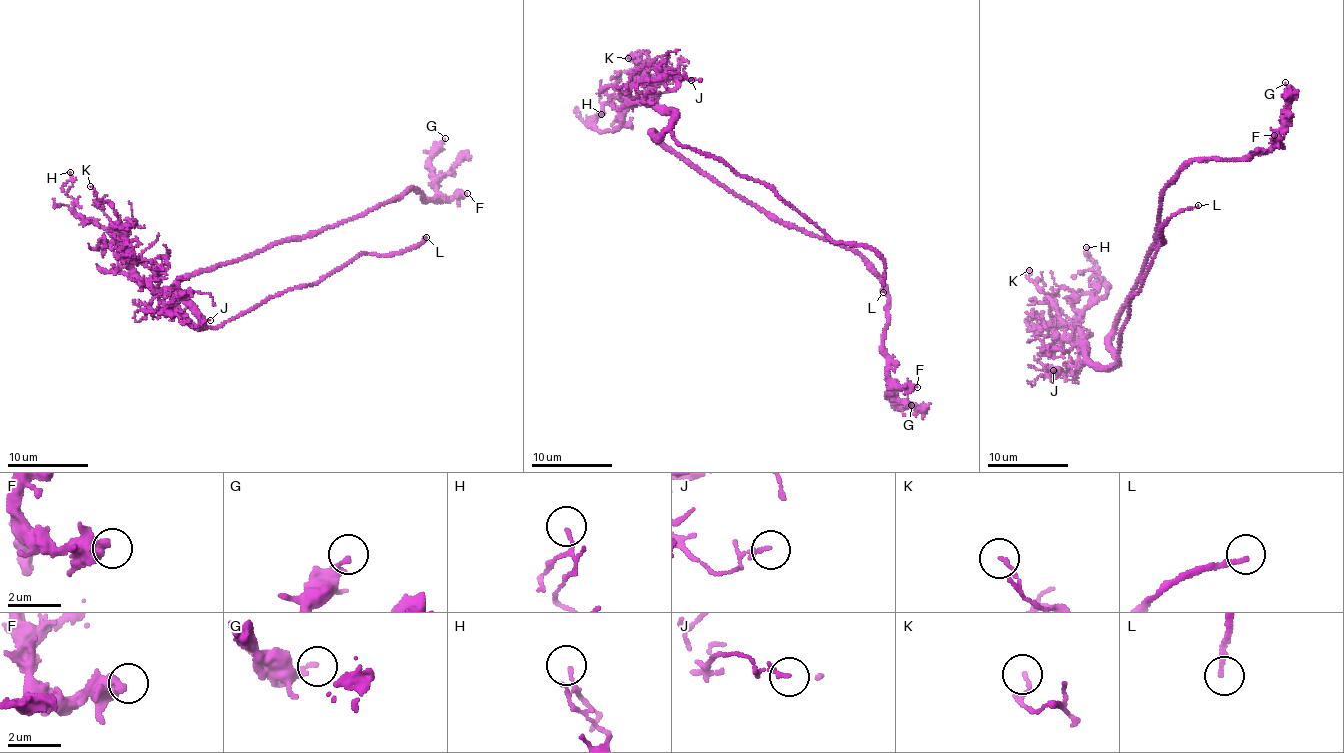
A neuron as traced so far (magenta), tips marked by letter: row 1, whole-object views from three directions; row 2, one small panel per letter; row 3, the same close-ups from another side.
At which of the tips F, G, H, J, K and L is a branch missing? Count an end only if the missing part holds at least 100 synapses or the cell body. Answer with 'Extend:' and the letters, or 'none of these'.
Extend: L

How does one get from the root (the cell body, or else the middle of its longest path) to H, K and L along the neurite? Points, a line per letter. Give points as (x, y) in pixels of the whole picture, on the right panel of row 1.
H: (1130, 298), (1110, 337), (1116, 363), (1092, 363), (1081, 346), (1080, 316), (1110, 288), (1086, 247)
K: (1130, 298), (1110, 337), (1116, 361), (1103, 367), (1087, 358), (1084, 338), (1029, 270)
L: (1130, 298), (1110, 337), (1116, 361), (1109, 369), (1129, 301), (1164, 243), (1158, 234), (1198, 205)

